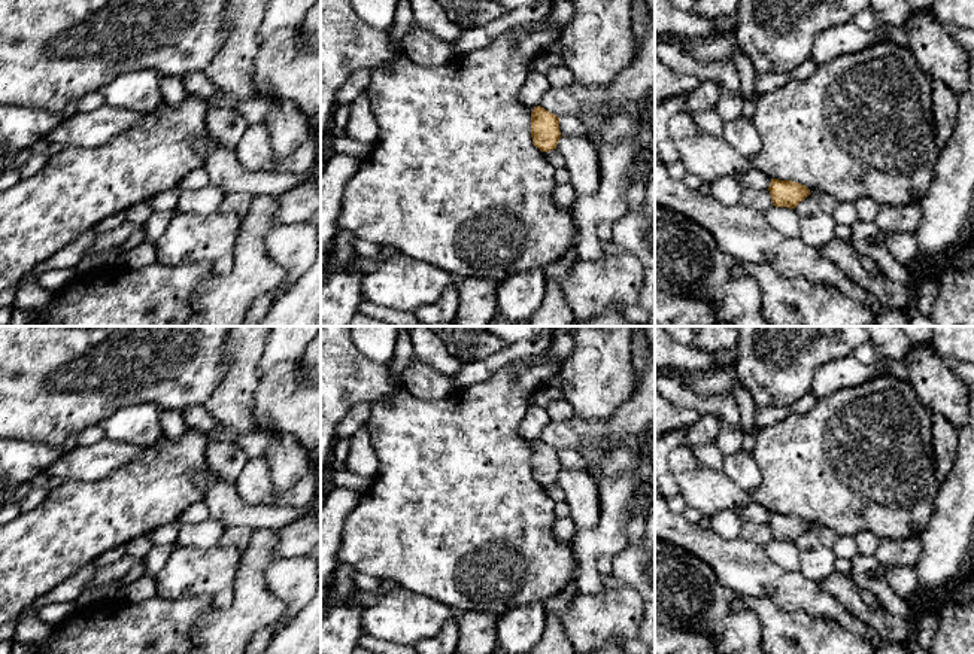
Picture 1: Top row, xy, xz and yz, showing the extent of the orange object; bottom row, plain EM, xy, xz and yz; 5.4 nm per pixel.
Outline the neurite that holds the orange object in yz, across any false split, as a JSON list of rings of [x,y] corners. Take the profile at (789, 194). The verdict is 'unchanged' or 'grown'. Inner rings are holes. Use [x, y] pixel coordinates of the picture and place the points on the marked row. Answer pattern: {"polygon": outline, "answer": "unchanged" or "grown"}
{"polygon": [[[771,179],[768,191],[773,206],[789,209],[795,209],[804,198],[810,195],[810,189],[805,185],[779,179]]], "answer": "unchanged"}

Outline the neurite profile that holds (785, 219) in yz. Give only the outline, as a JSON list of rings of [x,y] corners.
[[[773,206],[765,218],[779,232],[788,237],[799,235],[801,223],[795,209]]]

